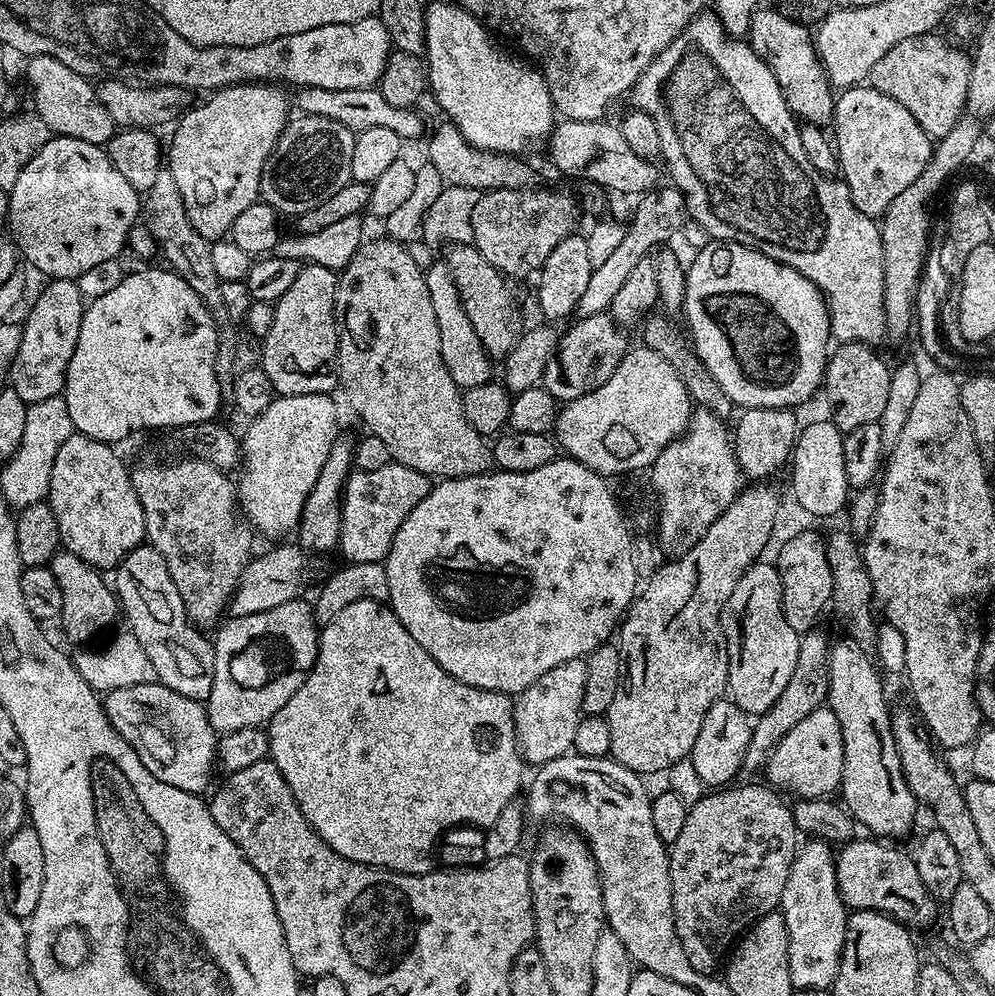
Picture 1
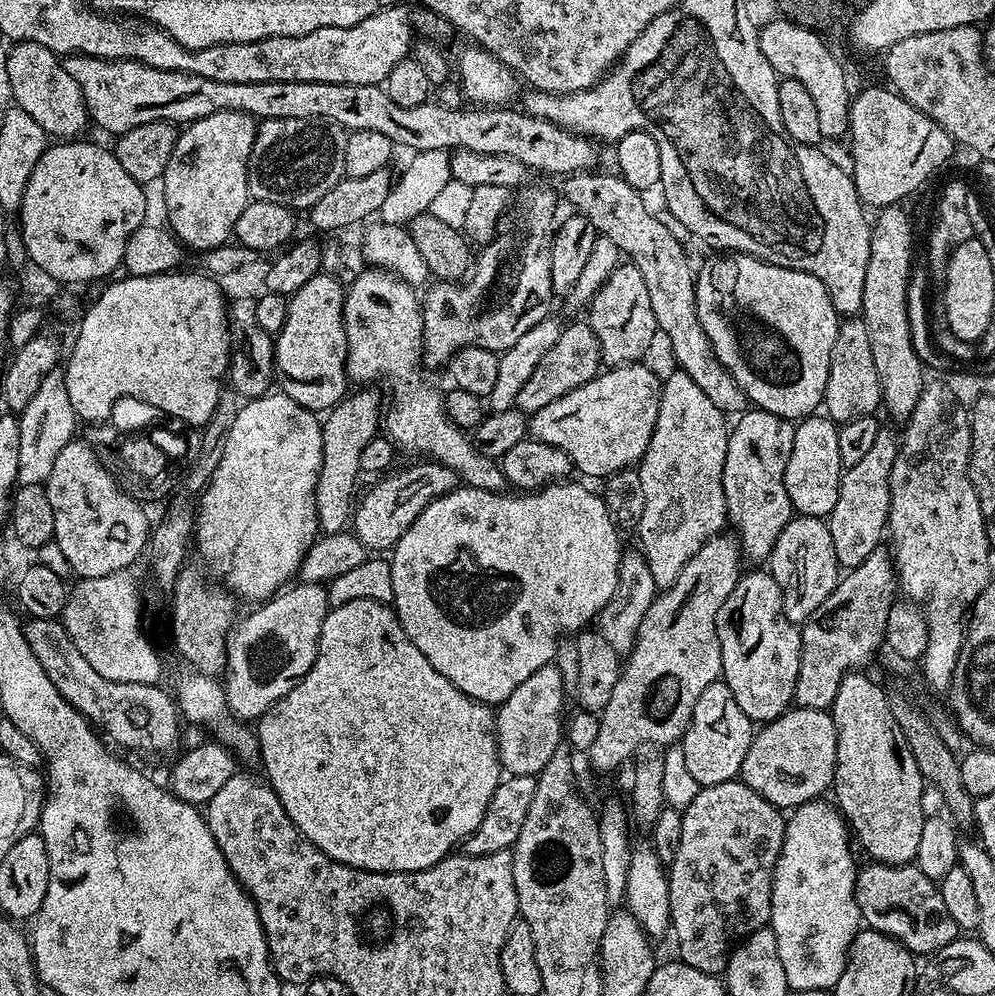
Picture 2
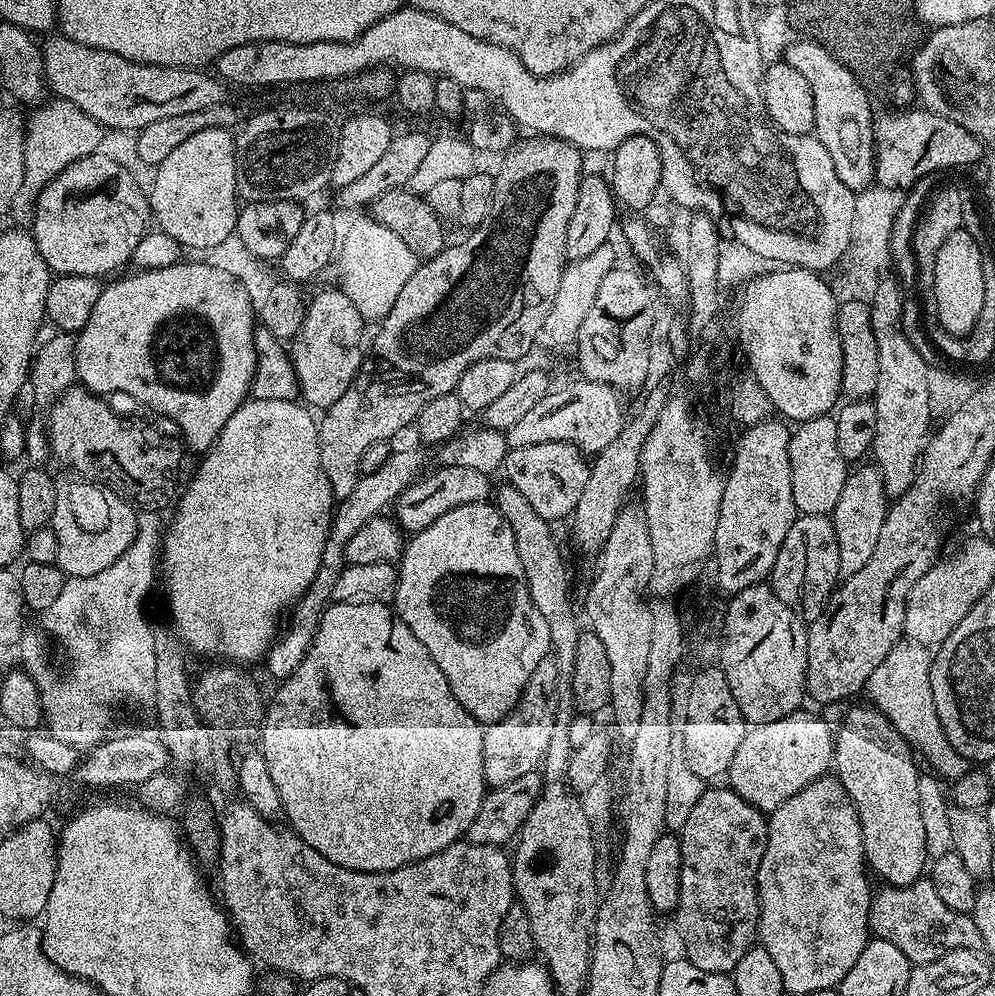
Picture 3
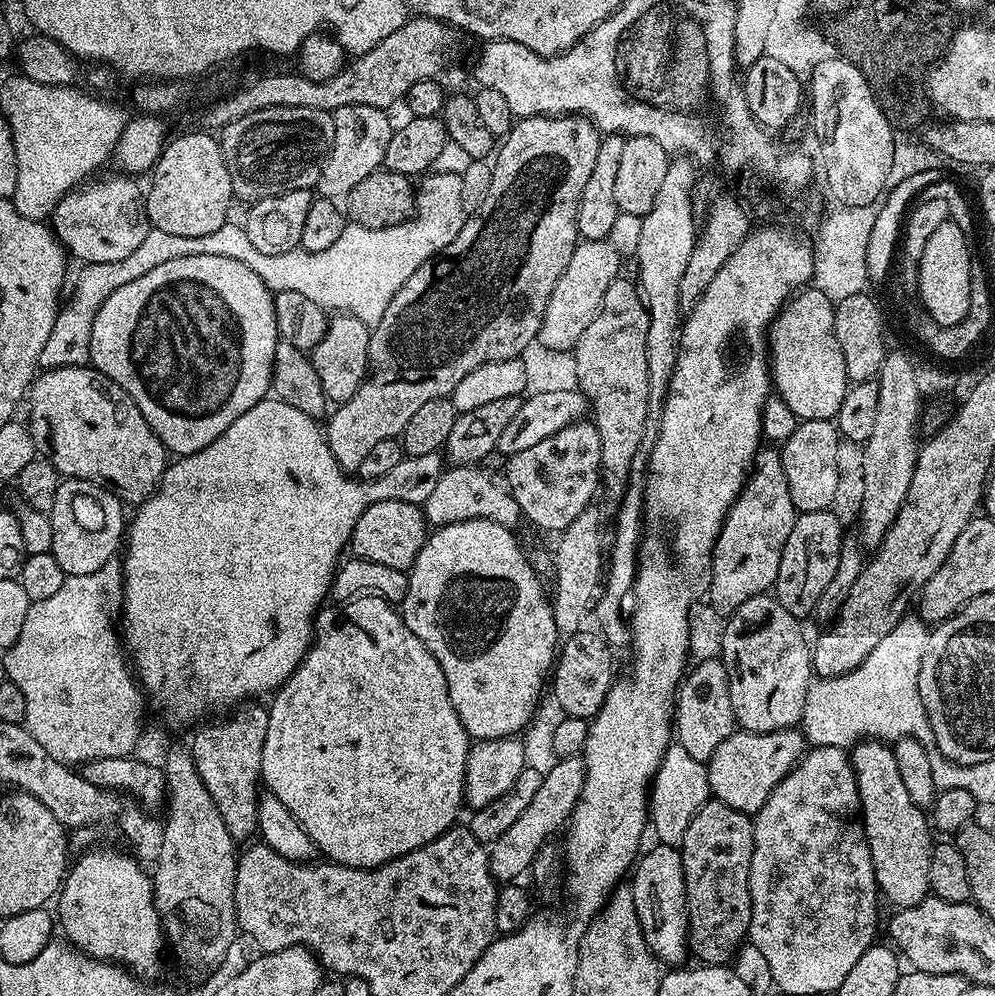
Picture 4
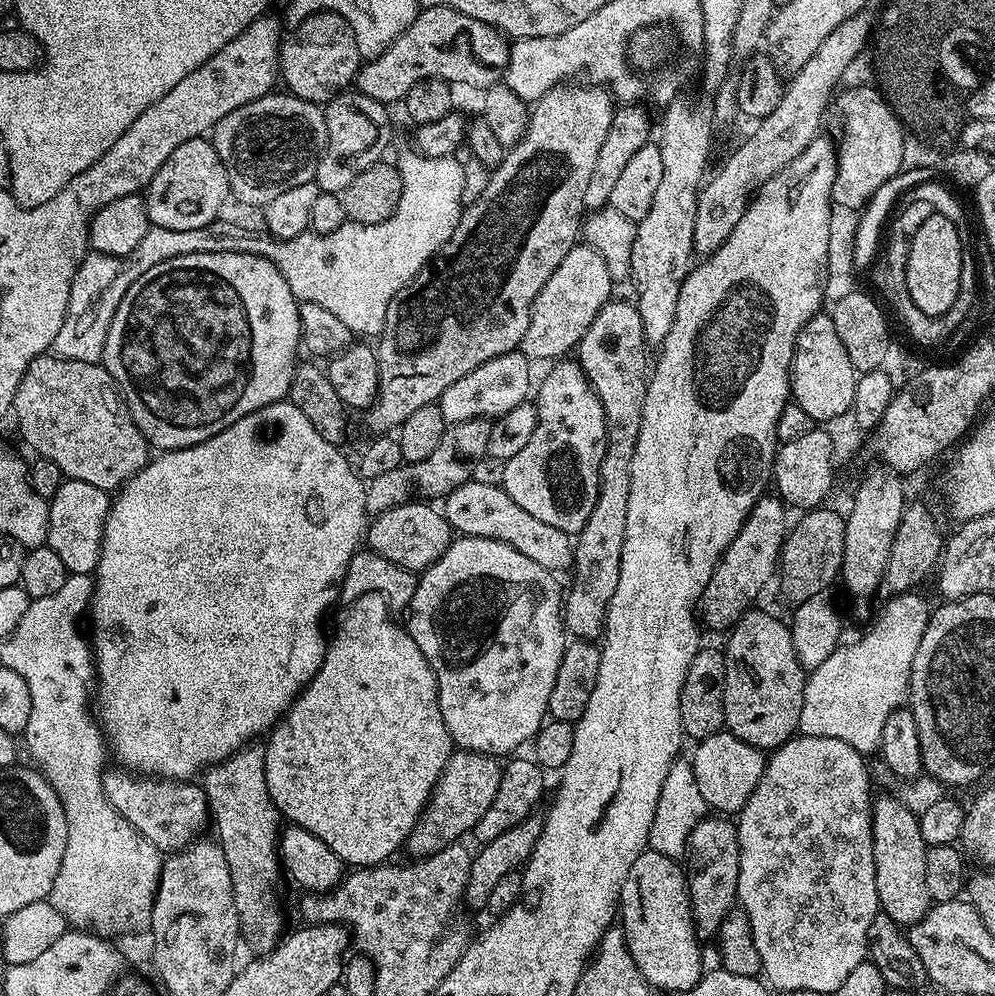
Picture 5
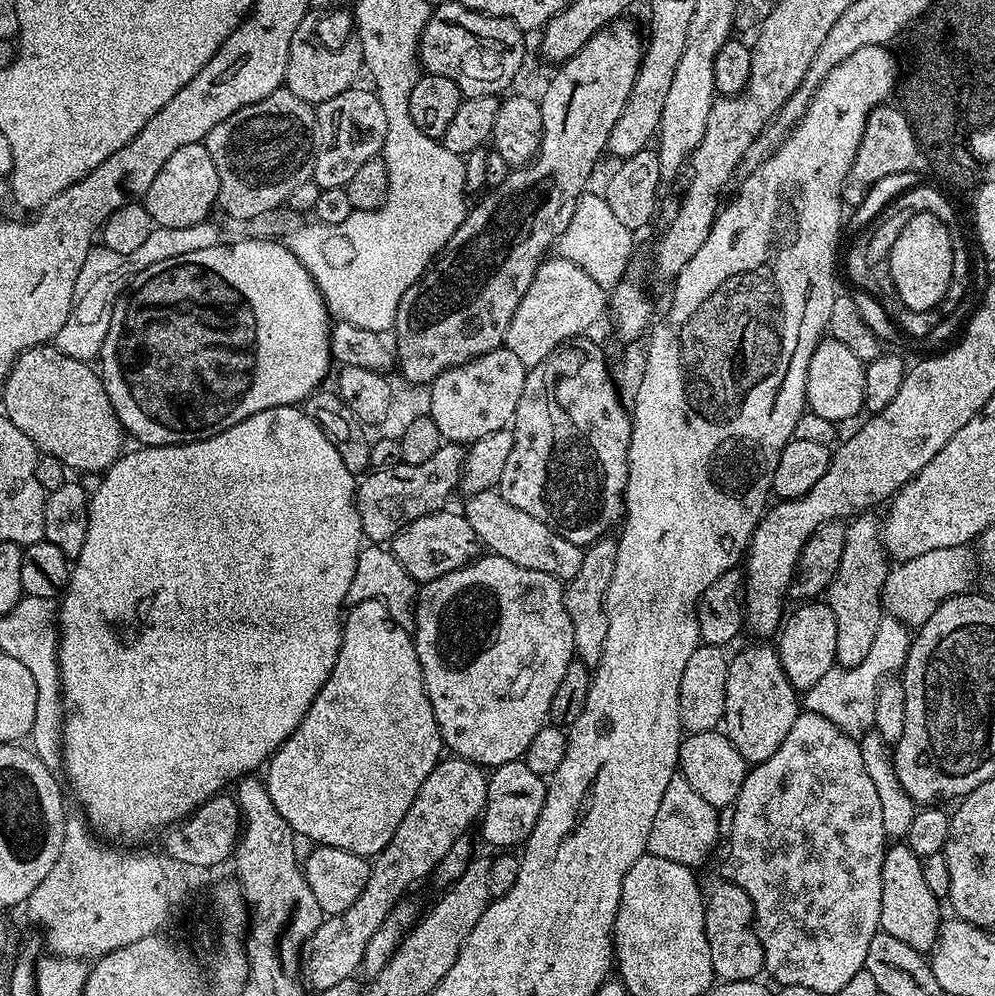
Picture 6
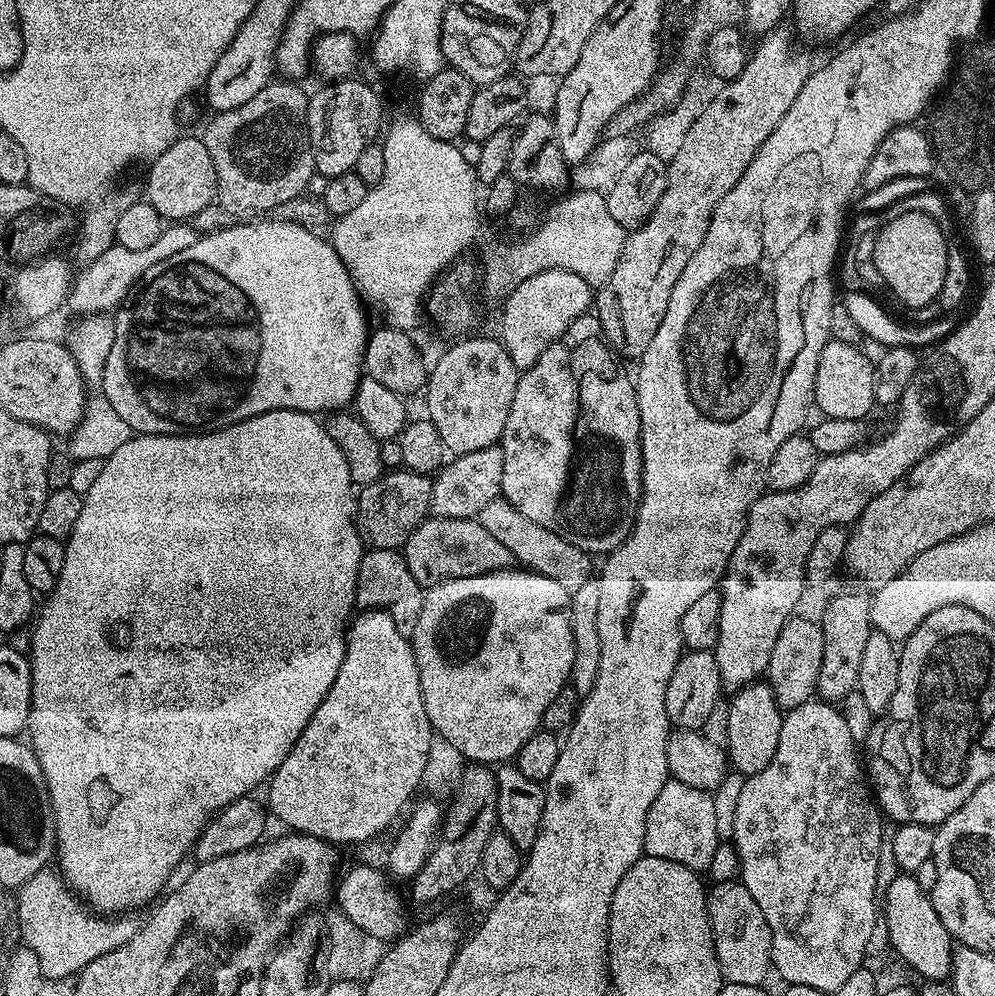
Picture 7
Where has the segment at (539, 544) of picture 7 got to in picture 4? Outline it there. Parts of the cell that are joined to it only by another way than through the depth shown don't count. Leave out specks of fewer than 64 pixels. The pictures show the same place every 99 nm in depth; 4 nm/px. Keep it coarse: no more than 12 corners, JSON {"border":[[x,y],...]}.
{"border":[[448,466],[422,505],[432,526],[489,520],[520,507],[480,466]]}

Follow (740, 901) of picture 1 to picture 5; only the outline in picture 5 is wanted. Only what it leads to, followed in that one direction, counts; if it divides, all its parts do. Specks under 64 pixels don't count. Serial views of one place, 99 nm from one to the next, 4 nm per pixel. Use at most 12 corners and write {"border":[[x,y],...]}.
{"border":[[705,815],[690,834],[688,897],[701,941],[738,904],[735,823]]}

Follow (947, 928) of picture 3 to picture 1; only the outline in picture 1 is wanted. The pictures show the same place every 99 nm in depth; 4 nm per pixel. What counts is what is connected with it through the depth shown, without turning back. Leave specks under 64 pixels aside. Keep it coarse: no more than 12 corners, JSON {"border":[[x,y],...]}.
{"border":[[854,839],[835,853],[852,910],[885,912],[912,930],[938,902],[915,859]]}

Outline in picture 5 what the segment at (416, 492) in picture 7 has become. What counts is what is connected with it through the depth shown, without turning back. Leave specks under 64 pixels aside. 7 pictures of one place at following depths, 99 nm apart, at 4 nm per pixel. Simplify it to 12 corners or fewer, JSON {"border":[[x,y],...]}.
{"border":[[492,420],[447,425],[430,458],[367,481],[364,506],[385,512],[443,498],[477,475]]}

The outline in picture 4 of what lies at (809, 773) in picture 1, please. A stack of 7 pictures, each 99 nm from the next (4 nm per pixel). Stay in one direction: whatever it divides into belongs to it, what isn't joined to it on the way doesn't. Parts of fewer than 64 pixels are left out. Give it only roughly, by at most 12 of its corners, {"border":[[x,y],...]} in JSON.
{"border":[[734,730],[712,796],[754,814],[800,763],[804,733]]}

